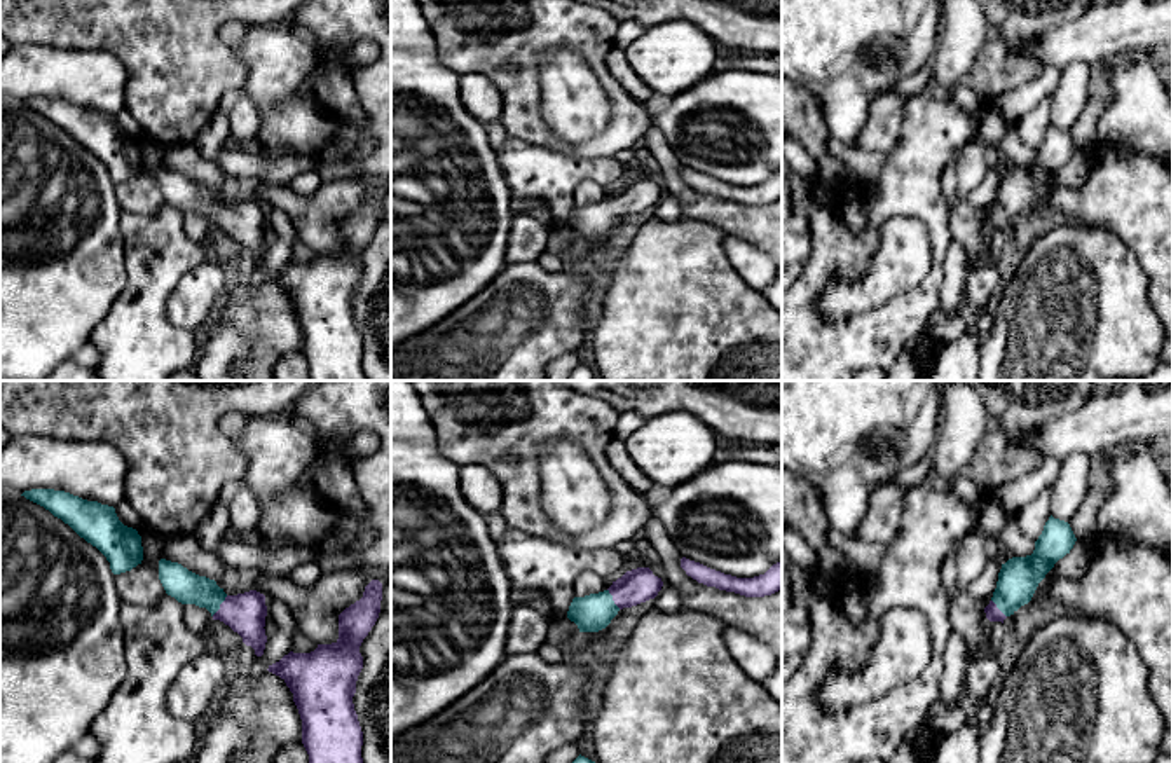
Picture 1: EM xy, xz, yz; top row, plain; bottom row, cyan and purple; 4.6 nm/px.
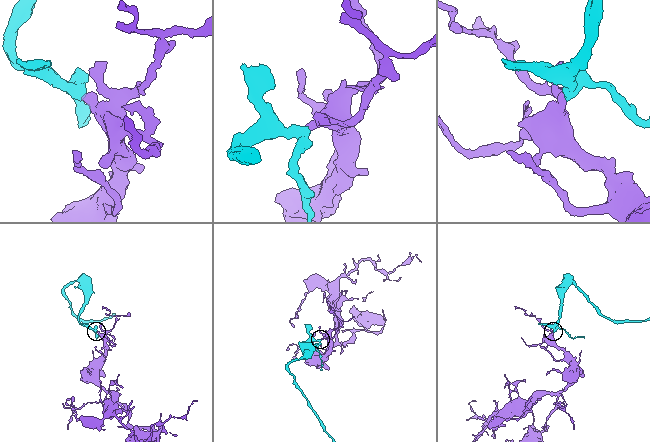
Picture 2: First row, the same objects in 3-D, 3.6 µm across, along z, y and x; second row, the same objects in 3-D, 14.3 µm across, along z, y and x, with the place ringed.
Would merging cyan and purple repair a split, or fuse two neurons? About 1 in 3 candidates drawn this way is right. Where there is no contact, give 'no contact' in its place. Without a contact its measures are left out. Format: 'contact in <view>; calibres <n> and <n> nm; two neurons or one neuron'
contact in xy; calibres 150 and 190 nm; one neuron

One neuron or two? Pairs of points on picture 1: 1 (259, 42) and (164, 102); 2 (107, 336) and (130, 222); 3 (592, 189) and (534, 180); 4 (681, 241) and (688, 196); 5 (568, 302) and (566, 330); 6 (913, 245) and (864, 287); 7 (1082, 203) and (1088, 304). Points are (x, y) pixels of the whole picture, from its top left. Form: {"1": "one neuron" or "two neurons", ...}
{"1": "two neurons", "2": "one neuron", "3": "two neurons", "4": "two neurons", "5": "one neuron", "6": "one neuron", "7": "two neurons"}

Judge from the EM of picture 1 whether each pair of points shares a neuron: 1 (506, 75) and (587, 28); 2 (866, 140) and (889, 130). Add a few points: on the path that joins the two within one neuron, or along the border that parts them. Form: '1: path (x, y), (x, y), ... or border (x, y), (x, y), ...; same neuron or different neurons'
1: path (526, 56), (554, 28), (568, 28); same neuron
2: path (871, 138), (883, 130); same neuron

